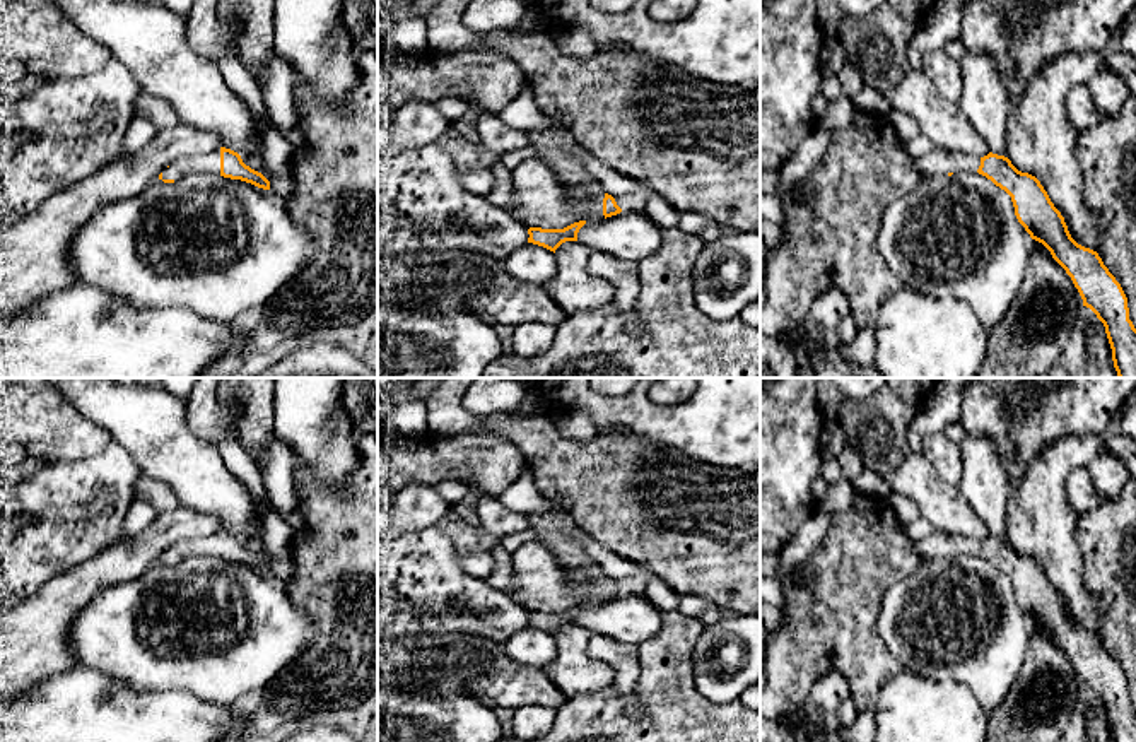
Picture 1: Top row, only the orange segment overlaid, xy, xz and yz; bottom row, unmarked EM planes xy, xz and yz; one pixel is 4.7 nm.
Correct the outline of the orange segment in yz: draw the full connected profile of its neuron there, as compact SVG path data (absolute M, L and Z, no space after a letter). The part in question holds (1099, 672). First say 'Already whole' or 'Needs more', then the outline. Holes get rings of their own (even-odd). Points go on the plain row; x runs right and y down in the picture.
Needs more. M934 530L929 537L912 542L922 557L979 556L1004 573L1013 585L1015 598L1032 622L1042 626L1066 653L1078 672L1083 689L1104 706L1112 742L1136 742L1136 711L1129 703L1127 680L1097 634L1078 627L1061 595L1051 585L1040 564L1018 554L1004 539L989 535L984 540L955 537Z

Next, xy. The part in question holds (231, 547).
Needs more. M220 530L210 537L181 540L171 545L159 557L159 562L162 562L164 566L174 566L186 557L200 556L200 554L220 557L231 562L241 562L258 571L270 573L270 564L261 556L246 549L237 535L225 530Z

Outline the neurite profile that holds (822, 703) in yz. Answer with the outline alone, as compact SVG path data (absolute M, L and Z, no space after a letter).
M830 670L811 686L805 699L805 716L818 727L820 732L839 728L837 711L844 699L851 696L847 679Z

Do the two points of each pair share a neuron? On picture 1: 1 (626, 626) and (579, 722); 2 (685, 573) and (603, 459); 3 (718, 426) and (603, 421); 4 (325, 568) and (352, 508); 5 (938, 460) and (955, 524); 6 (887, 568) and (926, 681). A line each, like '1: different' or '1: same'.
1: different
2: same
3: same
4: same
5: different
6: different

